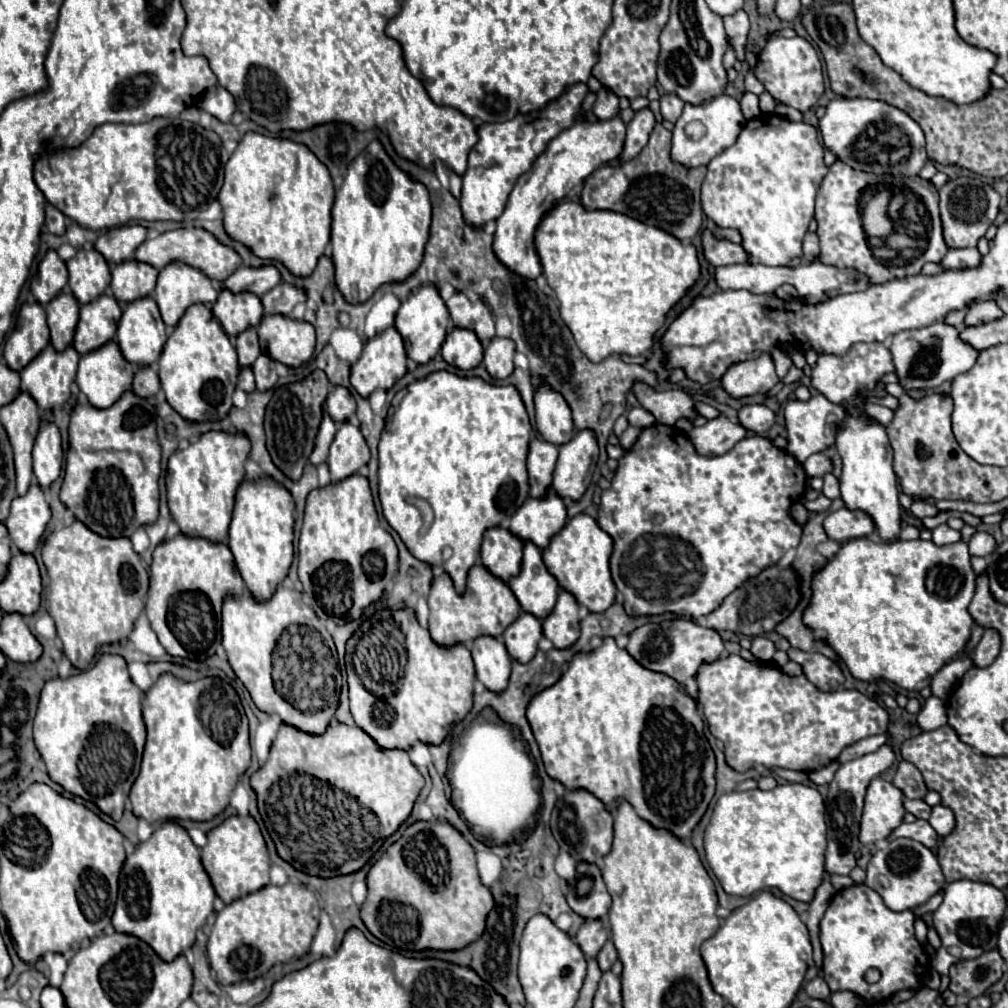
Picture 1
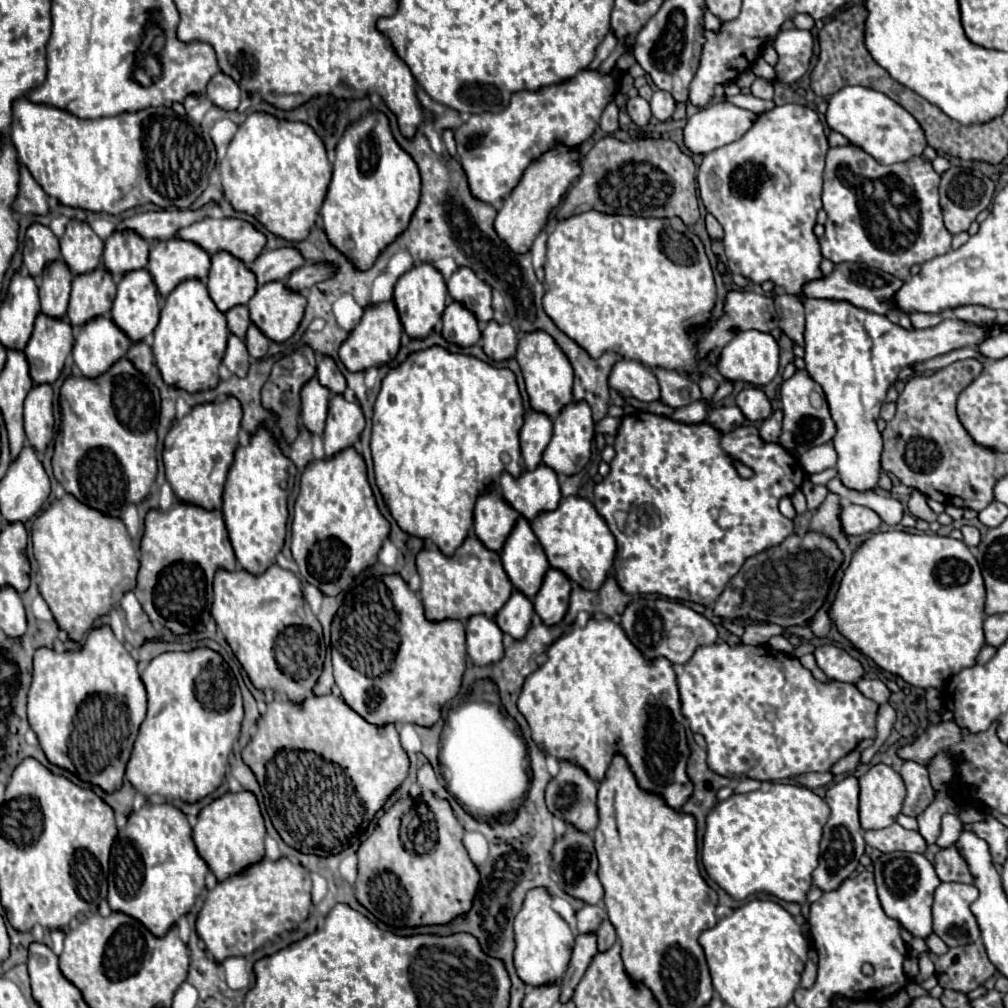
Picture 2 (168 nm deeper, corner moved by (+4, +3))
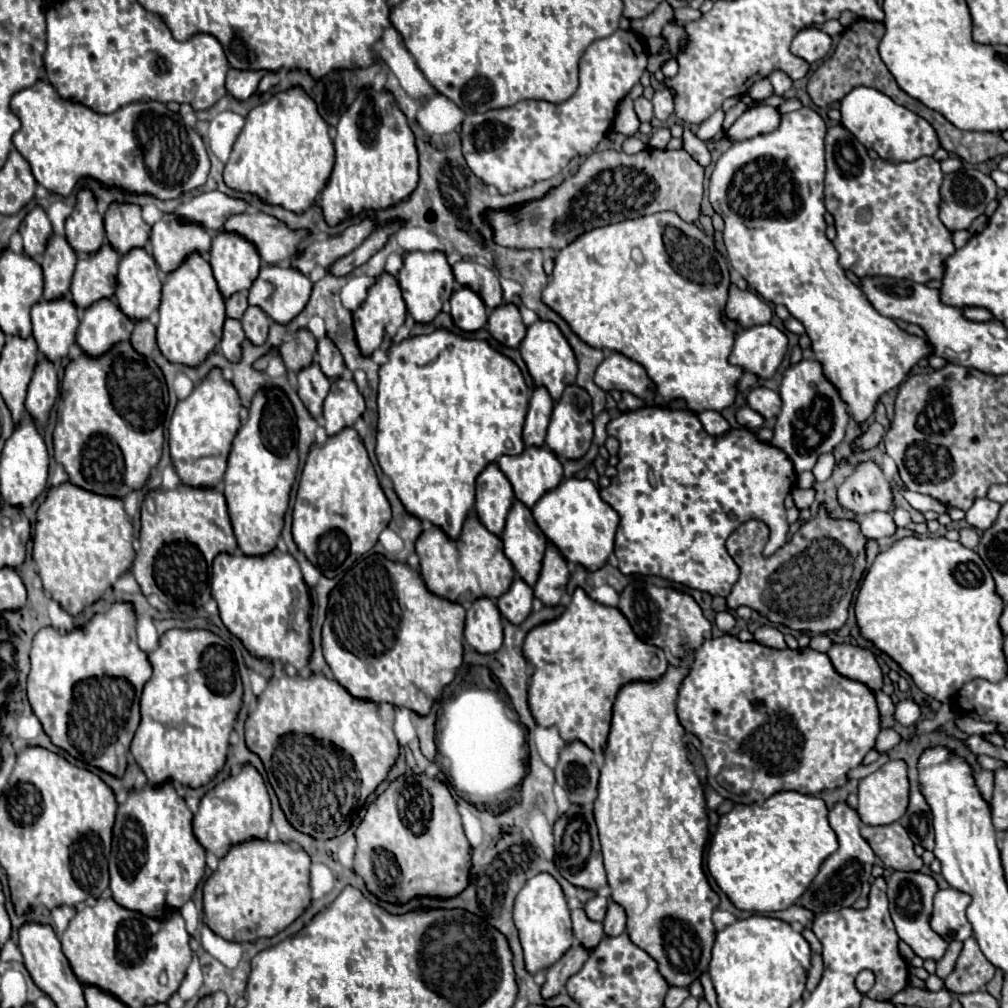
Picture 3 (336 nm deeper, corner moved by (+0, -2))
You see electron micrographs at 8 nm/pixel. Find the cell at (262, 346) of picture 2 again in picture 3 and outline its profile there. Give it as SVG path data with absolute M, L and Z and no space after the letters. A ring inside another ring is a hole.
M248 306L246 314L240 320L246 338L254 344L254 346L262 346L268 340L268 330L270 330L270 318L266 318L266 314L262 314L262 310L258 310L256 306Z

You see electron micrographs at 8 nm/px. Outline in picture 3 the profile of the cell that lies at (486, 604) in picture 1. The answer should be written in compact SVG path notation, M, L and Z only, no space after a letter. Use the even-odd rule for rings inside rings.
M476 516L466 520L462 536L456 542L448 540L440 528L424 532L416 542L416 554L426 588L454 604L468 606L478 598L500 598L514 582L514 568L502 552L502 540L490 534Z

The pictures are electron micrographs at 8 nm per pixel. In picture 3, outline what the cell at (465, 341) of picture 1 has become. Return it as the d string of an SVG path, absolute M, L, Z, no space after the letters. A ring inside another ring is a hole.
M458 288L450 298L450 316L454 326L462 332L476 332L484 328L488 310L476 292L470 288Z

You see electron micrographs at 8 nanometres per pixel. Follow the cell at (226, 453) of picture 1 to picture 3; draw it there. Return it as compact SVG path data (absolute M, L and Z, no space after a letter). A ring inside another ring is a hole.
M218 368L212 370L186 400L178 402L168 428L168 444L172 464L186 486L216 488L222 482L232 440L240 430L240 408L242 404L236 388L222 378Z

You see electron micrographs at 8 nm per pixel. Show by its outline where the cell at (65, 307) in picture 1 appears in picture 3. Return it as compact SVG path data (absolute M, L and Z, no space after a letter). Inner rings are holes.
M52 236L44 254L40 256L40 266L44 270L44 298L60 300L70 294L70 282L74 276L74 268L78 262L78 254L70 248L66 238Z

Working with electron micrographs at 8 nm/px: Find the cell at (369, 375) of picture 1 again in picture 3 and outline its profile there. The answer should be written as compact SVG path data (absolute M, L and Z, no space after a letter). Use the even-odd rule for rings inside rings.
M382 274L376 284L368 290L366 302L352 314L354 316L354 334L356 334L356 344L360 348L362 356L372 356L374 350L382 348L386 342L392 342L398 328L406 320L406 304L400 292L400 286L394 276Z

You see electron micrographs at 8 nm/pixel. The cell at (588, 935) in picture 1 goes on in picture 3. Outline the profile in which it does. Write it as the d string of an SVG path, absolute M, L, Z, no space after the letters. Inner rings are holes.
M594 896L590 902L584 904L586 916L594 922L602 922L606 916L606 910L608 910L608 898L604 898L604 896Z

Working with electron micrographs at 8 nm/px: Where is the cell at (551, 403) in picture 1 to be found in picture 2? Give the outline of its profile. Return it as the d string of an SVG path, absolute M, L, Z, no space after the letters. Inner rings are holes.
M536 329L534 333L524 333L520 337L516 361L518 361L524 381L526 381L530 405L534 409L546 413L548 417L556 417L560 413L560 409L572 401L574 369L572 369L568 357L562 353L562 349L558 349L558 343L548 333L542 333L542 329Z

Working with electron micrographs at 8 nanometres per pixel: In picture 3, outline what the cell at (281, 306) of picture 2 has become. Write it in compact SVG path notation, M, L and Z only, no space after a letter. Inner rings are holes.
M264 266L260 270L256 282L250 288L248 302L250 302L250 306L258 306L274 322L290 324L304 310L304 306L308 304L310 290L312 290L312 282L304 274L300 274L298 270L294 270L294 268L280 268L280 266L274 266L274 268Z

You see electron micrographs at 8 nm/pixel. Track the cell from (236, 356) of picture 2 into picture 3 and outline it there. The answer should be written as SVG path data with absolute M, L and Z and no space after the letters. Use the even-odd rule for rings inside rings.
M228 318L224 322L224 334L220 342L220 352L228 362L240 362L242 360L242 344L246 336L242 330L242 324L238 320Z

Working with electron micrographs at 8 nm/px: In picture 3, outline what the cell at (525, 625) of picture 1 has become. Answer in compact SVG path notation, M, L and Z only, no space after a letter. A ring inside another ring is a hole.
M516 578L510 590L496 600L496 606L510 624L522 624L532 612L532 600L534 600L532 588L520 578Z

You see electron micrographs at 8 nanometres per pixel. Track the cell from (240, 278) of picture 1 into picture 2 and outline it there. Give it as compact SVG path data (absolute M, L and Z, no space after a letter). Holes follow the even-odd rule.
M282 247L282 249L266 249L266 253L262 253L252 265L250 269L254 271L256 279L260 285L268 283L268 281L284 281L286 277L290 277L290 273L298 267L302 267L306 263L306 259L302 257L302 253L298 253L298 249L294 247Z

